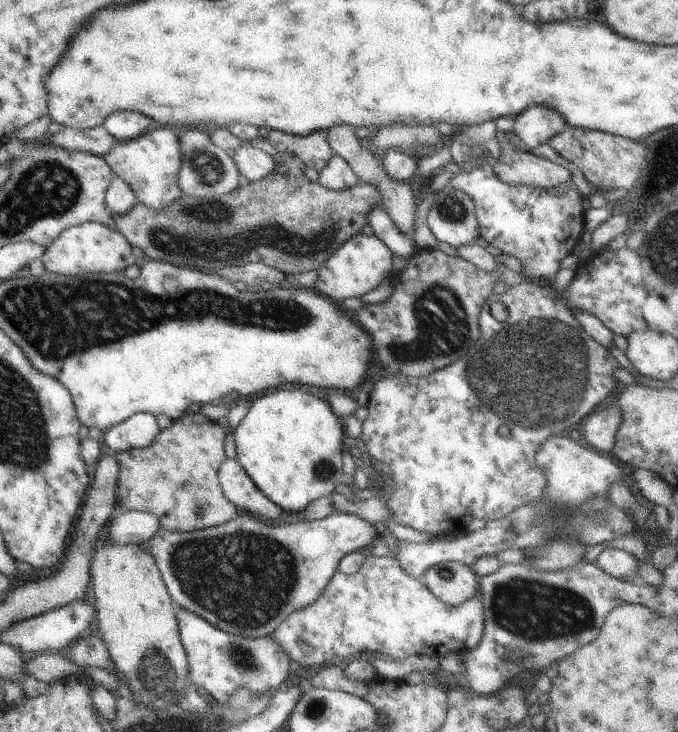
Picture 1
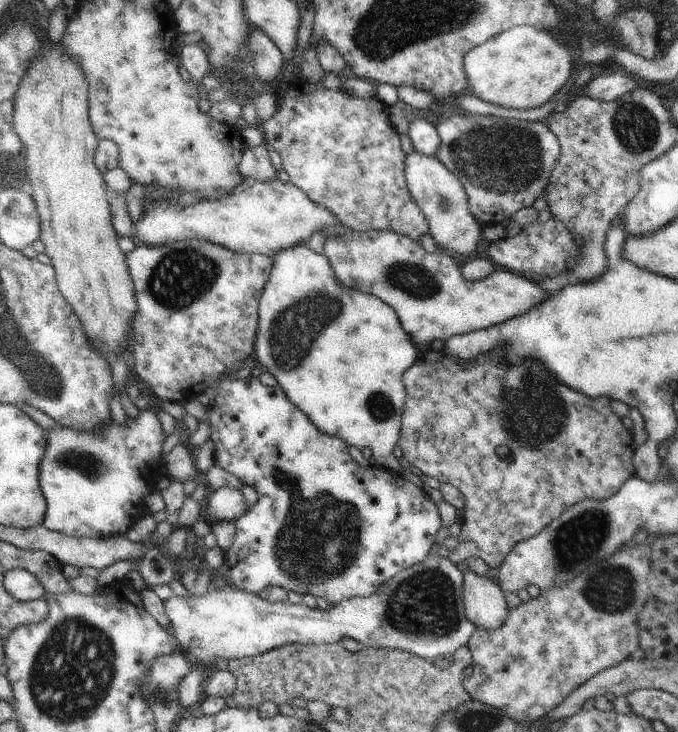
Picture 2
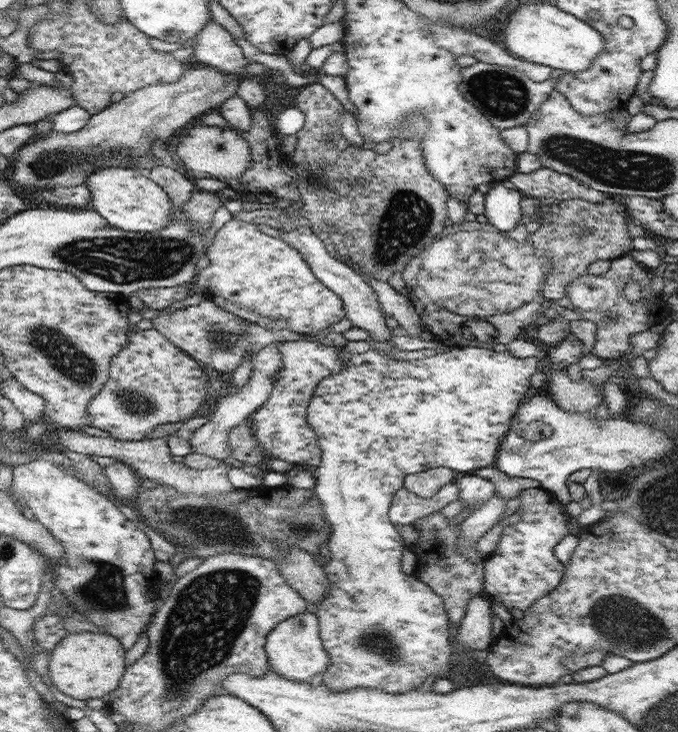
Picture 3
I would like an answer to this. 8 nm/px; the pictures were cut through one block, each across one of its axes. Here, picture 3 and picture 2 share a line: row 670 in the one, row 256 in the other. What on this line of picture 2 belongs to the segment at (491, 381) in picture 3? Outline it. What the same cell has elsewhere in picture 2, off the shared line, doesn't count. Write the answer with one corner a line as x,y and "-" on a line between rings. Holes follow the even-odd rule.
352,231
345,235
328,238
323,254
333,268
338,280
348,288
374,295
389,304
398,315
406,332
413,336
420,355
426,353
434,339
446,342
454,335
467,335
471,332
502,324
510,318
522,316
532,308
542,306
550,294
539,285
540,280
525,277
505,269
495,270
488,278
478,282
467,281
461,273
458,259
440,247
433,254
428,253
420,243
407,236
392,231

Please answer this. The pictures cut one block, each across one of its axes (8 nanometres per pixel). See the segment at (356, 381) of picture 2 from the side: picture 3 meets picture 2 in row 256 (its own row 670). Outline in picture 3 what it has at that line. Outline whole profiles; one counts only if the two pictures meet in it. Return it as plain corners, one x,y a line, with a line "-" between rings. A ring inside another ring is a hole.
304,611
279,622
267,636
265,651
273,670
294,682
309,681
312,676
325,672
331,663
319,635
317,613

